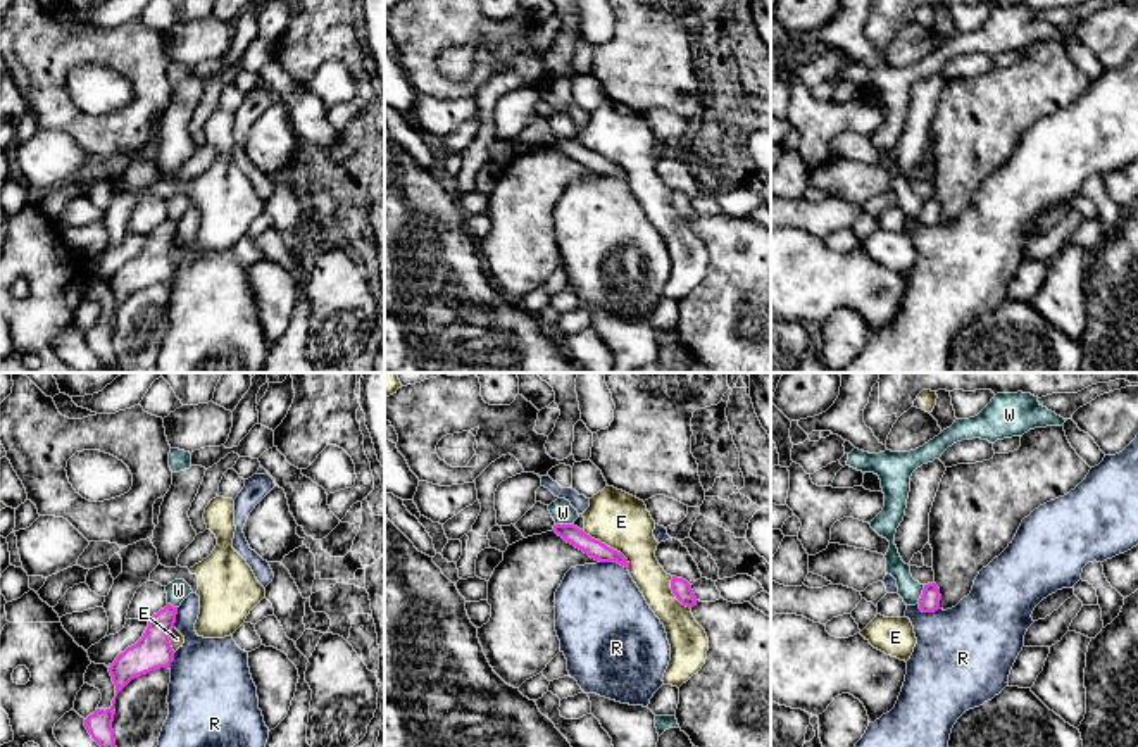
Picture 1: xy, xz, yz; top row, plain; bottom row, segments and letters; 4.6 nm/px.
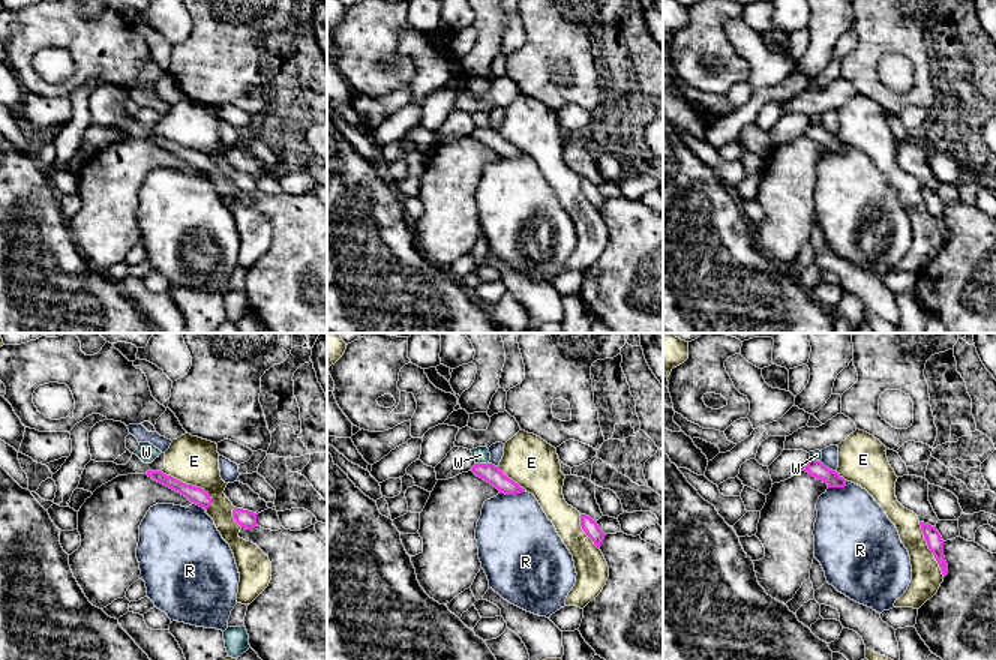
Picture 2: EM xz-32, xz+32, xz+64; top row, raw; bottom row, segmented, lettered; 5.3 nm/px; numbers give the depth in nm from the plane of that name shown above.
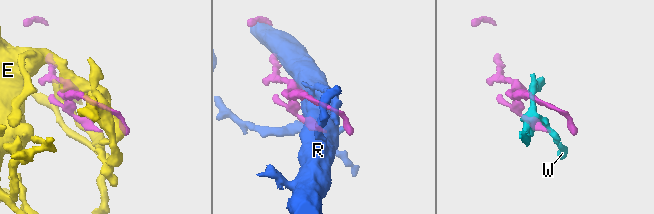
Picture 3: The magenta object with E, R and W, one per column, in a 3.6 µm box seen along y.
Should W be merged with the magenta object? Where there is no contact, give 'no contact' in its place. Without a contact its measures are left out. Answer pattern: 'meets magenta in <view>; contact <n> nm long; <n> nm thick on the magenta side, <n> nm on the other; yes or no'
meets magenta in yz; contact 90 nm long; 100 nm thick on the magenta side, 110 nm on the other; no

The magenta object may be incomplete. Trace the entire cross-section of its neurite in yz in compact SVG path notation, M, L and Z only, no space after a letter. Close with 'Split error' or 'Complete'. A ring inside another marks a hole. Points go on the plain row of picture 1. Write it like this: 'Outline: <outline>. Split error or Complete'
Outline: M928 197L924 198L922 209L919 212L919 223L922 226L935 226L940 223L940 202L936 200L936 197Z. Complete

